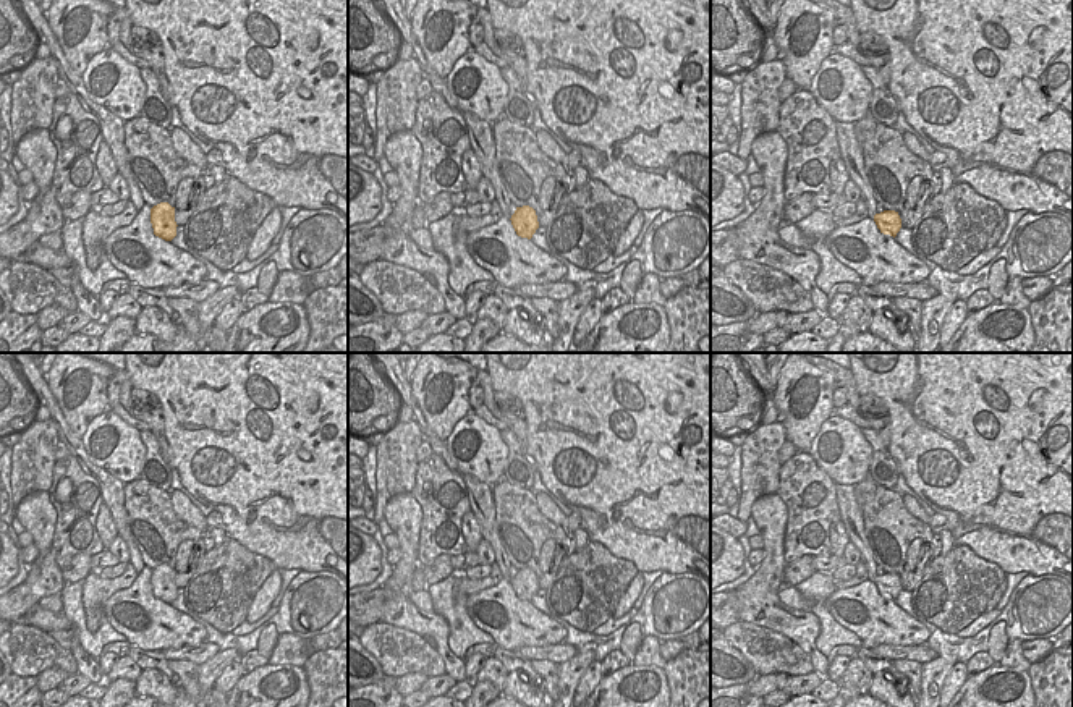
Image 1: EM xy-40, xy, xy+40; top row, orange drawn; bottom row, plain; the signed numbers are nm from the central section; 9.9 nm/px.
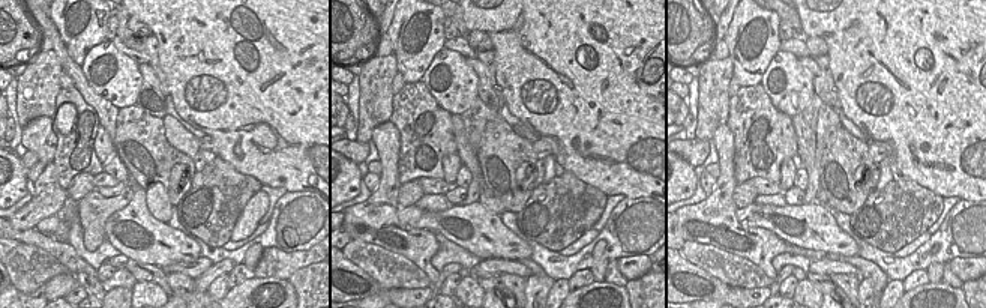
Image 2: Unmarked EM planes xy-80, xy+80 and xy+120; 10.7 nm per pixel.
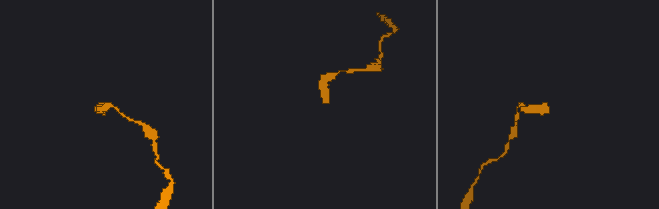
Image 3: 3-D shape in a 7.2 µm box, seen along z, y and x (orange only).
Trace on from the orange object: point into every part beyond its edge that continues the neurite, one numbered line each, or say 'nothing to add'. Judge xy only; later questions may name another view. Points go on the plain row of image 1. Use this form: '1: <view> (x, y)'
1: xy (479, 494)

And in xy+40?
1: xy+40 (850, 513)

